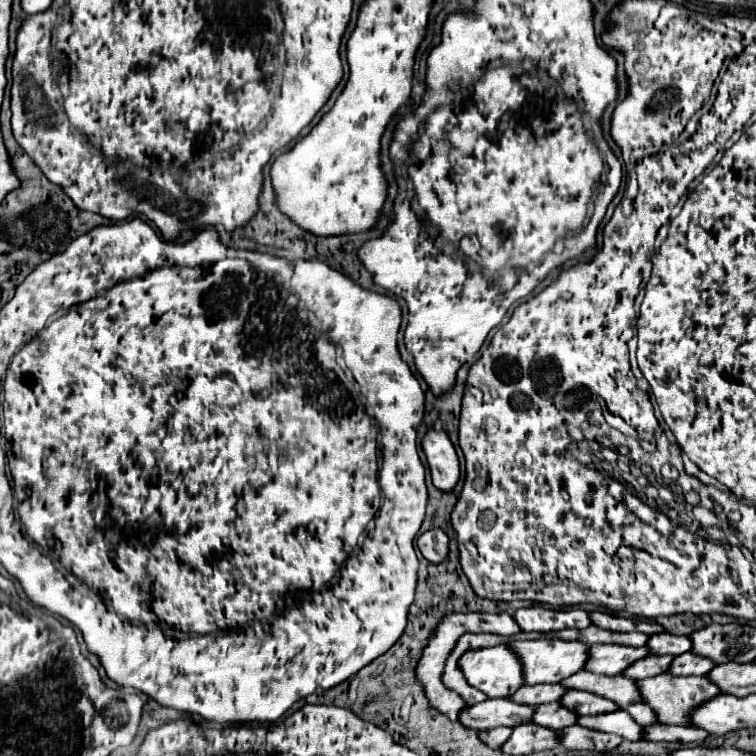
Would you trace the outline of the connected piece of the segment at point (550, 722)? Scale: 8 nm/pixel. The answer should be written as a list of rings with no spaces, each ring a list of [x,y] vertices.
[[[551,703],[543,707],[535,707],[535,723],[553,731],[571,727],[577,723],[577,715],[573,711],[567,711],[567,707],[561,707],[561,703]]]

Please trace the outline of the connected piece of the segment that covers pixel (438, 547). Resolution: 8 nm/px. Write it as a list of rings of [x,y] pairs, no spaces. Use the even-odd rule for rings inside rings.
[[[429,529],[417,539],[419,551],[431,563],[443,563],[449,555],[449,537],[443,529]]]

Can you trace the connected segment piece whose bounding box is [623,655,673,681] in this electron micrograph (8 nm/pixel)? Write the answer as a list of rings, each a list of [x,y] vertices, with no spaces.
[[[651,655],[647,659],[641,659],[637,661],[635,665],[631,665],[623,675],[639,681],[639,679],[647,679],[647,677],[655,677],[655,675],[661,675],[661,673],[667,673],[667,667],[671,665],[671,655],[665,655],[665,657],[659,657],[659,655]]]

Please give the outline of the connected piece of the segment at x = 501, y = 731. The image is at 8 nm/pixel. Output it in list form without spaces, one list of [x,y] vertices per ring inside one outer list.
[[[509,727],[487,729],[487,731],[481,731],[479,737],[481,737],[481,741],[483,741],[485,745],[489,745],[491,749],[499,749],[499,747],[503,747],[503,743],[511,737],[511,729],[509,729]]]

